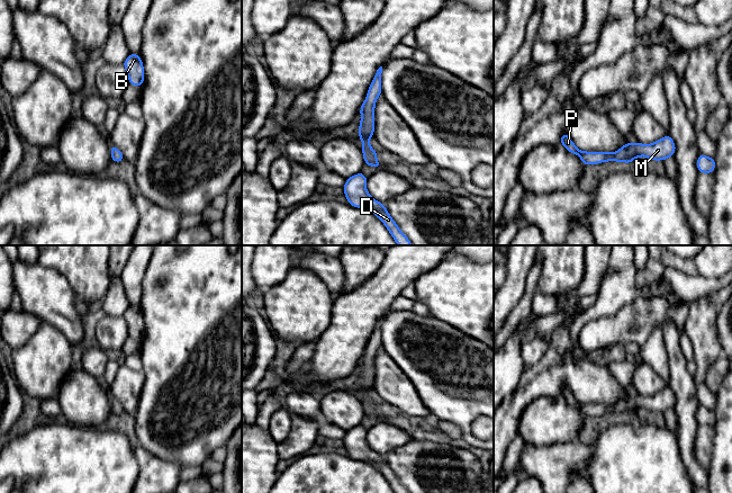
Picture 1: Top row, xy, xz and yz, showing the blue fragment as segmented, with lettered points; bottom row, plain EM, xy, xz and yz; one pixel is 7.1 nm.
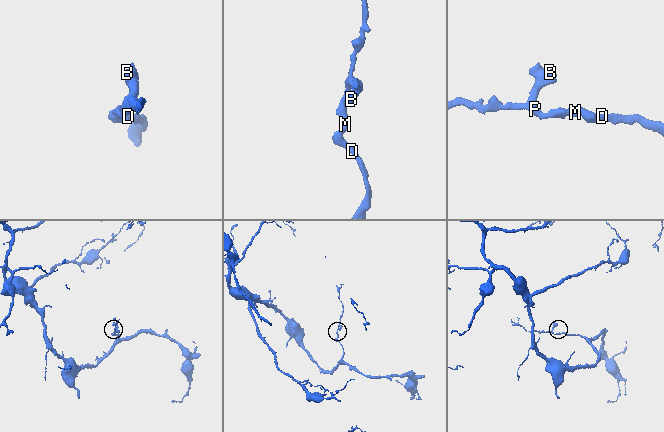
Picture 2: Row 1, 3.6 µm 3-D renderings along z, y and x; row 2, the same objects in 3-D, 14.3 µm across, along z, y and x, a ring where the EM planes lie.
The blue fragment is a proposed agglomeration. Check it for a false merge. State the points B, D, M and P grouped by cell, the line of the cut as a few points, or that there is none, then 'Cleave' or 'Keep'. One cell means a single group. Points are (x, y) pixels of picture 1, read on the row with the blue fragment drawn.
Groups: B D M P. No split. Keep

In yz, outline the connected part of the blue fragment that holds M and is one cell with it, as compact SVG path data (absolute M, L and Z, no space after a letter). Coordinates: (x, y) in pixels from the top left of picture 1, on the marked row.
M567 133L561 135L559 143L563 144L570 153L578 155L584 165L598 164L607 161L626 162L630 164L639 156L647 156L652 161L665 161L667 158L674 156L676 151L675 142L669 134L652 144L631 144L626 142L618 151L614 153L580 151Z

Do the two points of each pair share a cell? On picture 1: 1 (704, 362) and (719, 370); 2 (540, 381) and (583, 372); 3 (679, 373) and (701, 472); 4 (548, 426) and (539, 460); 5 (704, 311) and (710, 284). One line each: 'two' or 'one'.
1: two
2: one
3: one
4: two
5: two

